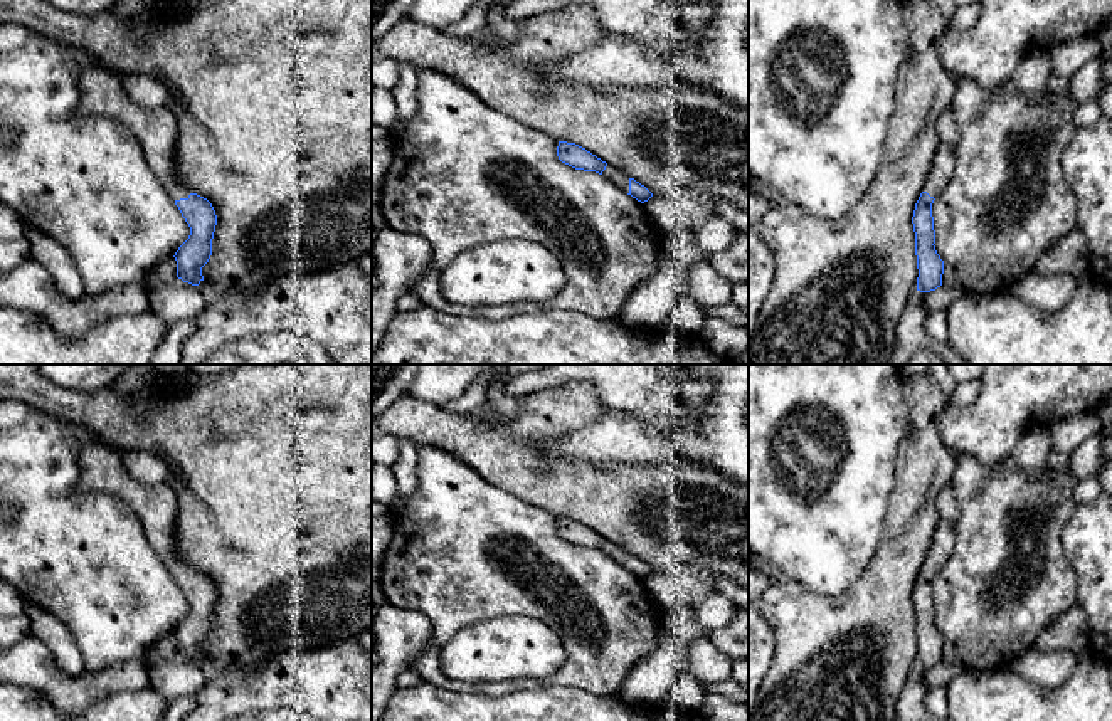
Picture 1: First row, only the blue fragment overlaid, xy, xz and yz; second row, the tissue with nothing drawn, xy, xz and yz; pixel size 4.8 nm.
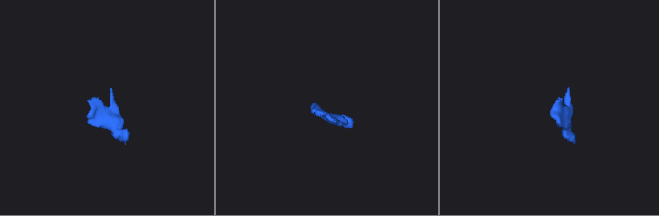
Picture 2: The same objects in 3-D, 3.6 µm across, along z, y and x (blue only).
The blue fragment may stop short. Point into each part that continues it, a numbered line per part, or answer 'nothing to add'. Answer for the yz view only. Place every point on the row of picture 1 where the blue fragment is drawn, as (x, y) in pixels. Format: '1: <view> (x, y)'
1: yz (941, 170)

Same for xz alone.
1: xz (621, 180)

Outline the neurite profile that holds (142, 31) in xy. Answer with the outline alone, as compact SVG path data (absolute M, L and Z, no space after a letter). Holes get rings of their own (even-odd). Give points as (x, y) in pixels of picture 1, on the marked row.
M148 12L143 20L136 20L135 25L131 27L131 35L140 42L140 44L148 44L151 32L158 29L160 24L155 20L153 12Z

